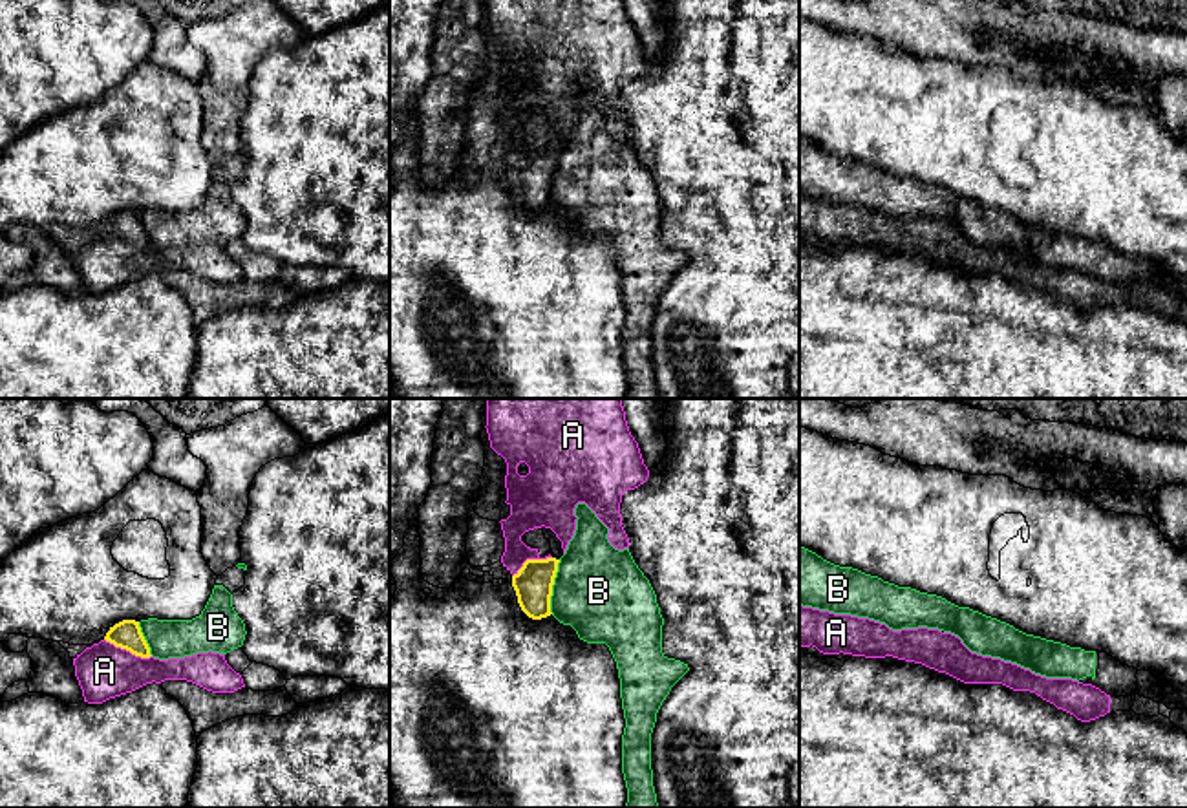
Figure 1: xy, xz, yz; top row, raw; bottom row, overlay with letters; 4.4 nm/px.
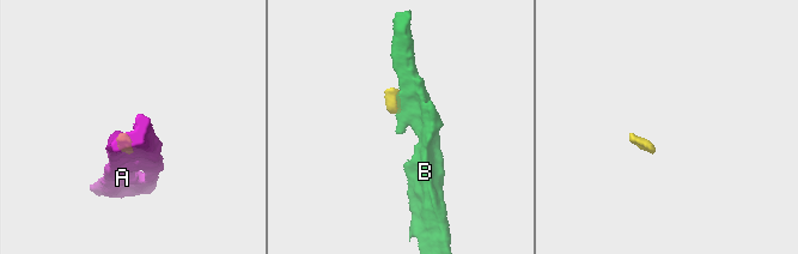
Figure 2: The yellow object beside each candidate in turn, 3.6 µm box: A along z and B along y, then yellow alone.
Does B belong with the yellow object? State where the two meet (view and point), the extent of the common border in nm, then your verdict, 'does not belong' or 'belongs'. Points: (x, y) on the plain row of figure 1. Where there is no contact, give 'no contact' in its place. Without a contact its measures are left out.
xz (551, 178) | 240 nm | does not belong

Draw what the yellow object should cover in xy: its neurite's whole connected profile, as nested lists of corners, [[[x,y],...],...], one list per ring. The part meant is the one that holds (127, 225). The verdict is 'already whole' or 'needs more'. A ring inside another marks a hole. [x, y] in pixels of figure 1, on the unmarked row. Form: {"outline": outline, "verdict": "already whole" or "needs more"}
{"outline": [[[123,210],[110,218],[104,227],[106,232],[113,234],[115,238],[126,239],[135,247],[150,249],[150,238],[141,223],[139,212],[135,210]]], "verdict": "already whole"}

